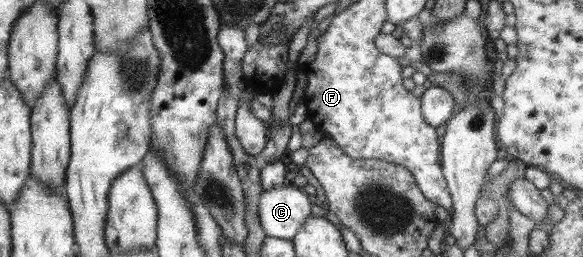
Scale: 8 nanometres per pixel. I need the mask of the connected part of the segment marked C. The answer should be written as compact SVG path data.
M290 183L262 190L258 197L259 223L268 237L292 240L310 216L312 198Z

